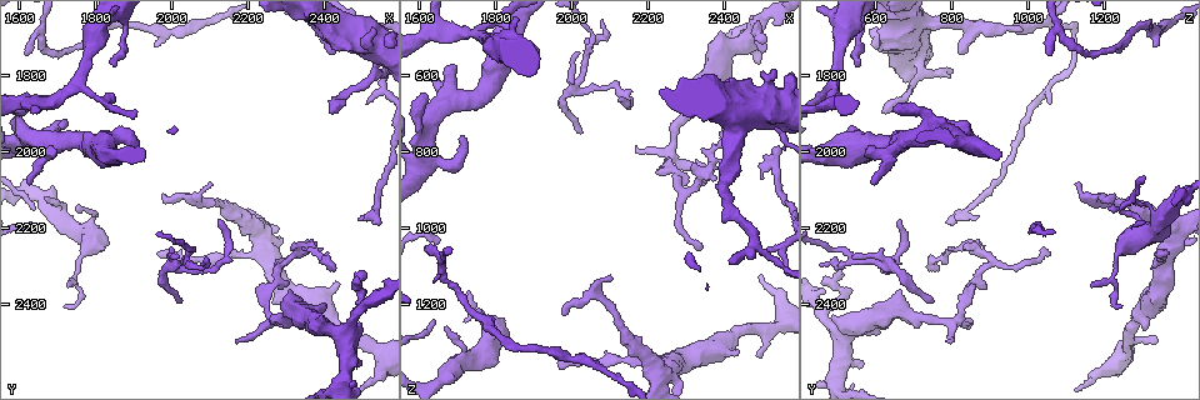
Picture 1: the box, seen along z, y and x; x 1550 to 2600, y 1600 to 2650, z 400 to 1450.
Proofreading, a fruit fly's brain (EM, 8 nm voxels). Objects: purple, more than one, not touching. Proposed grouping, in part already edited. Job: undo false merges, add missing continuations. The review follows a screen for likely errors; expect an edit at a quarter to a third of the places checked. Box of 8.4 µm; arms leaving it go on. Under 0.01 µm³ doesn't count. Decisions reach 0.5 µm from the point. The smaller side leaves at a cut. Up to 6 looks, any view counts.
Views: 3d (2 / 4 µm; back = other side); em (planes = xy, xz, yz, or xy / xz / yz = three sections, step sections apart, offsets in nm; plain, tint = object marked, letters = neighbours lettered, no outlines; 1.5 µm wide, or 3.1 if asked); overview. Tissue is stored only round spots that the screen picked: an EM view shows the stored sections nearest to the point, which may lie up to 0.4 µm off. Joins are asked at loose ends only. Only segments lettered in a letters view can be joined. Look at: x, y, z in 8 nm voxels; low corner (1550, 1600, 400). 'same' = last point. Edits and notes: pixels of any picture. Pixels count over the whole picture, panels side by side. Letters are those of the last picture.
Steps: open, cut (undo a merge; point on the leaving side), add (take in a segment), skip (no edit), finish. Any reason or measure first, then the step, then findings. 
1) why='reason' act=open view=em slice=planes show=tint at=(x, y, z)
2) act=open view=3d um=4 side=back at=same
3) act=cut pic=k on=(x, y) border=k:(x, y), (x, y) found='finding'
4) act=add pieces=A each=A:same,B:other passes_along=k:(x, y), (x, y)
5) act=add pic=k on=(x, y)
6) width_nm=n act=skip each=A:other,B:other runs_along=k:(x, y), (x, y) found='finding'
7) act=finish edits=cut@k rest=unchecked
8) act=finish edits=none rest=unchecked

act=open view=em slice=planes show=letters at=(1755, 2145, 1205)

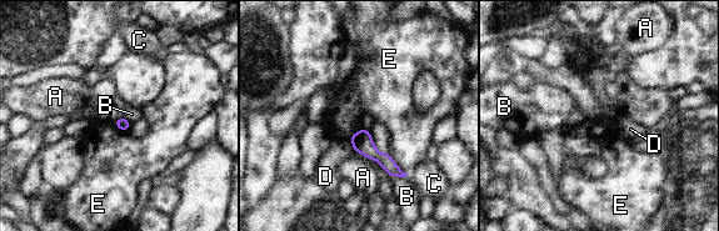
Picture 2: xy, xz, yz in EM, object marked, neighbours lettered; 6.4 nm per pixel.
width_nm=80 act=skip each=A:other,B:other,C:other,D:other,E:other border=2:(390, 175), (407, 176) found='none of them fits'

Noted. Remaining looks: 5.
why='tapers out' act=open view=3d um=4 at=(2025, 2385, 745)

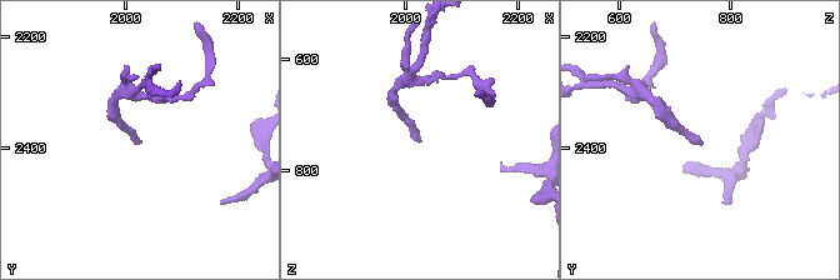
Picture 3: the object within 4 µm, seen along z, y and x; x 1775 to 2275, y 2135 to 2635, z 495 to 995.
why='now the EM' act=open view=em slice=yz step=8 show=plain at=(2030, 2390, 750)

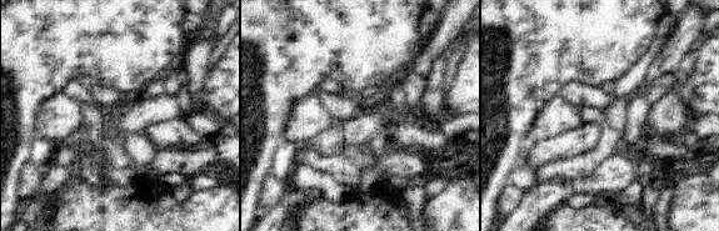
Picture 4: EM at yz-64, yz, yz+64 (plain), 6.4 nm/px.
act=open view=em slice=yz step=8 show=letters at=same

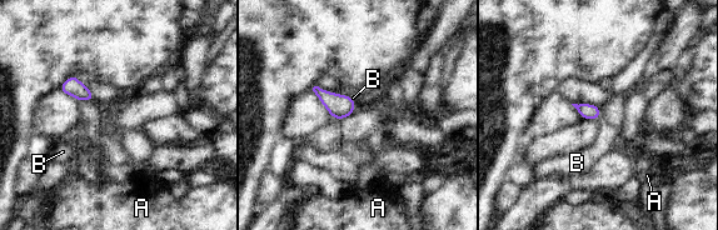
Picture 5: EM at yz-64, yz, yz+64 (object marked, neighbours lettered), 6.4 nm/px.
act=add pieces=B each=A:other,B:same passes_along=5:(588, 111), (598, 115), (607, 138) found='the cell continues'

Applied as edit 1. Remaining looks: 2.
act=finish edits=add@5 rest=unchecked

